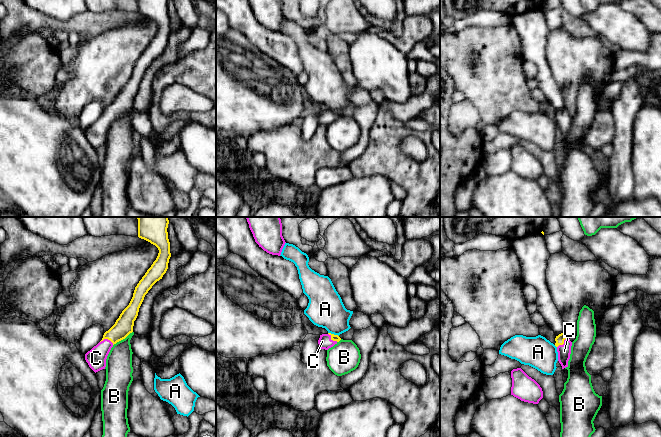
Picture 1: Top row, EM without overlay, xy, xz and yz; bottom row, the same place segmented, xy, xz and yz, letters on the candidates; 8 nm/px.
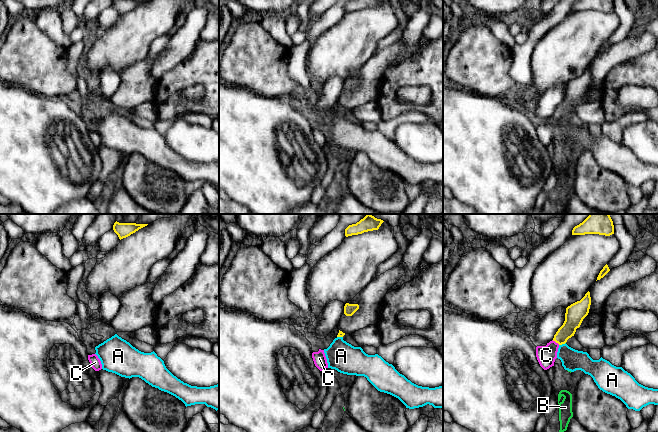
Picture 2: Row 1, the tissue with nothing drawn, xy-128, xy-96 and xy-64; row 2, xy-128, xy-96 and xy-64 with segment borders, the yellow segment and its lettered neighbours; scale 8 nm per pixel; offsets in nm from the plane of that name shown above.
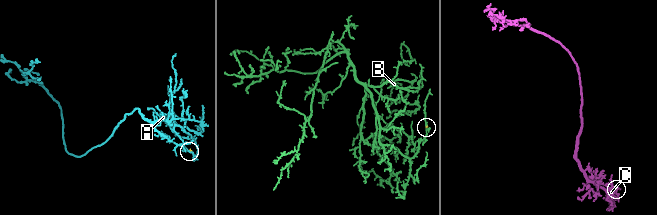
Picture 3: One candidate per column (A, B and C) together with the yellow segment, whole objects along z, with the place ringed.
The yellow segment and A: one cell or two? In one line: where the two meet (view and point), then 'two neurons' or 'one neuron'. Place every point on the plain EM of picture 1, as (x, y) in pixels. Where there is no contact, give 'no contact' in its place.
contact xz (333, 110); two neurons

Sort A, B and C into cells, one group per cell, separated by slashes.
A / B / C

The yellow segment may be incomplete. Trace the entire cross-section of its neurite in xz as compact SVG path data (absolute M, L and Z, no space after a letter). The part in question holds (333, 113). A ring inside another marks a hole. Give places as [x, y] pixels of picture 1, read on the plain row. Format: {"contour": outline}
{"contour": "M331 109L322 110L320 111L320 114L318 116L319 125L328 126L329 124L337 120L340 116L341 114L338 111L334 111Z"}

